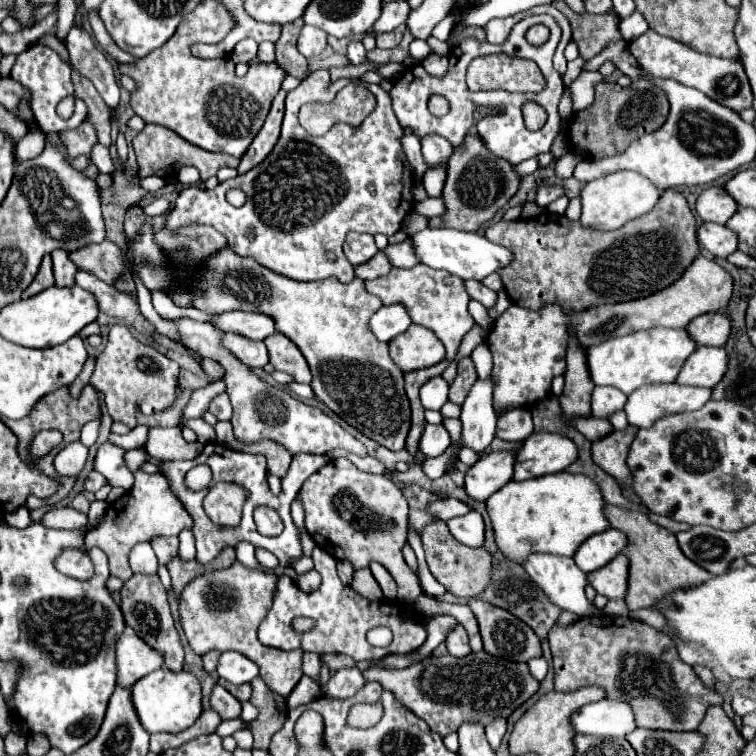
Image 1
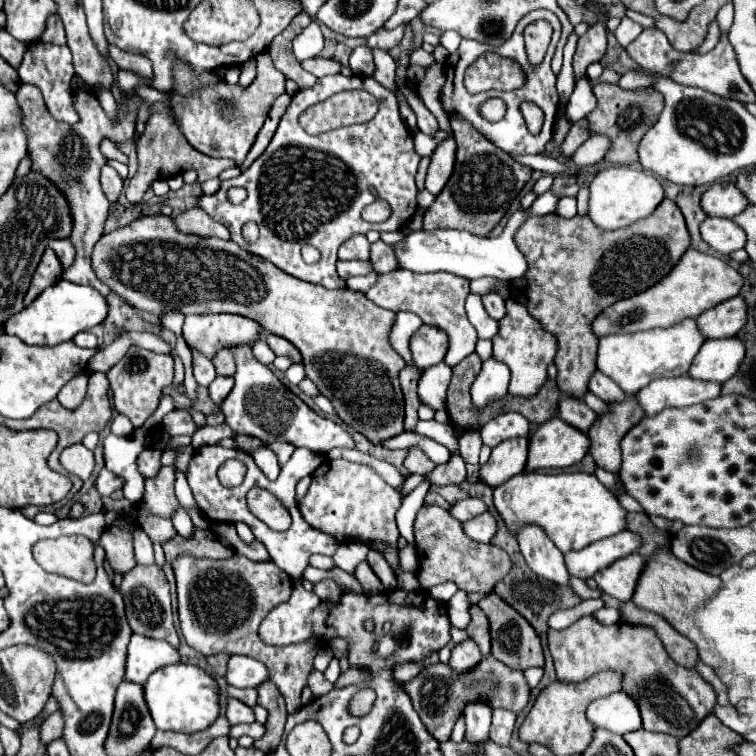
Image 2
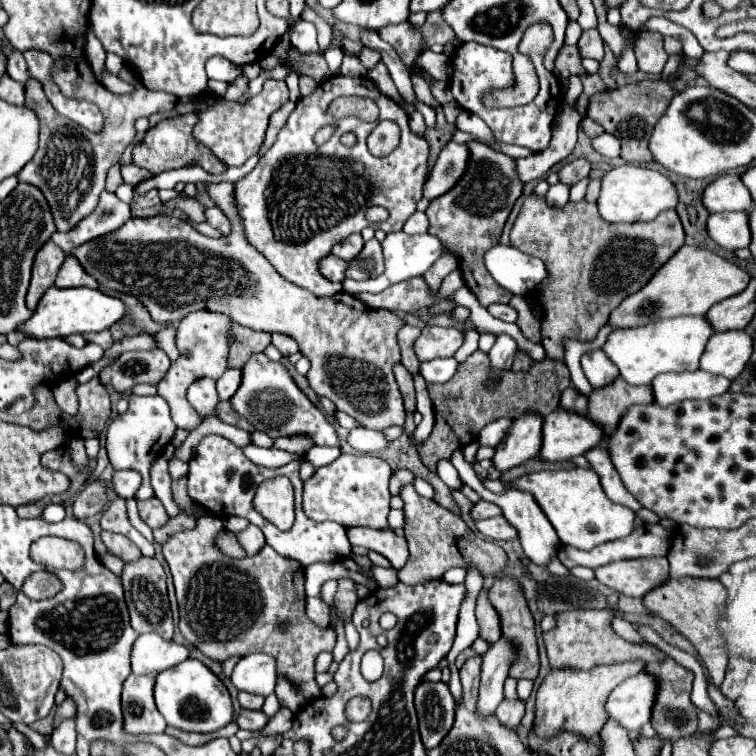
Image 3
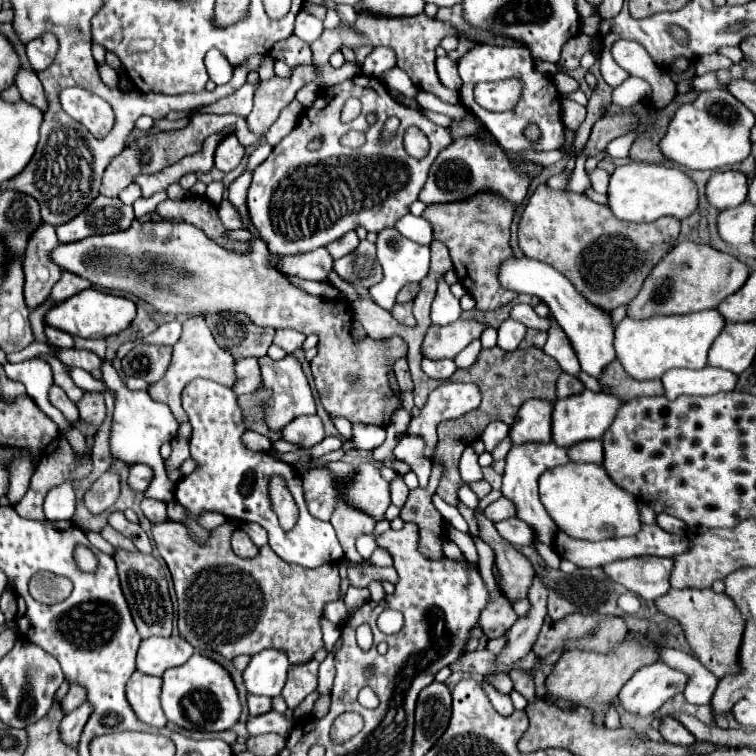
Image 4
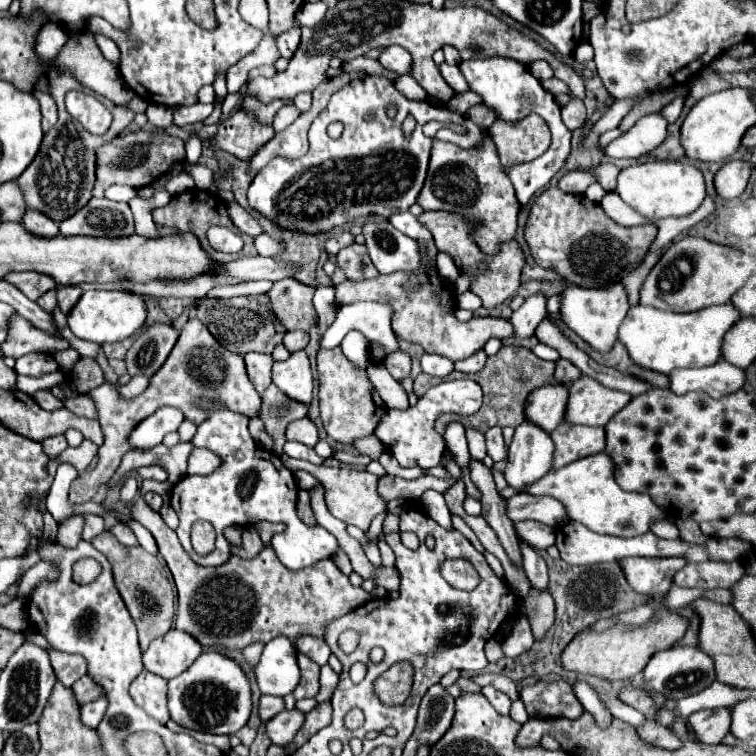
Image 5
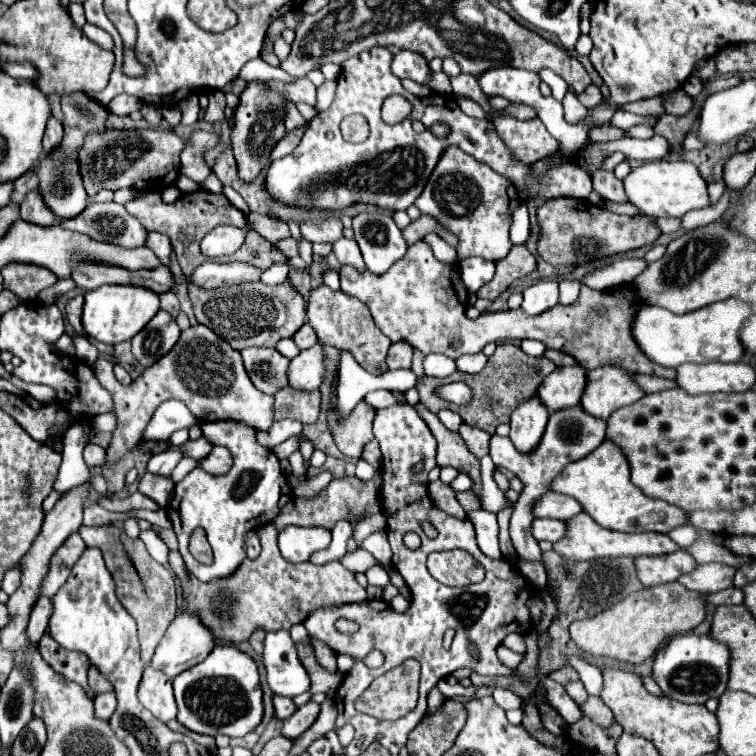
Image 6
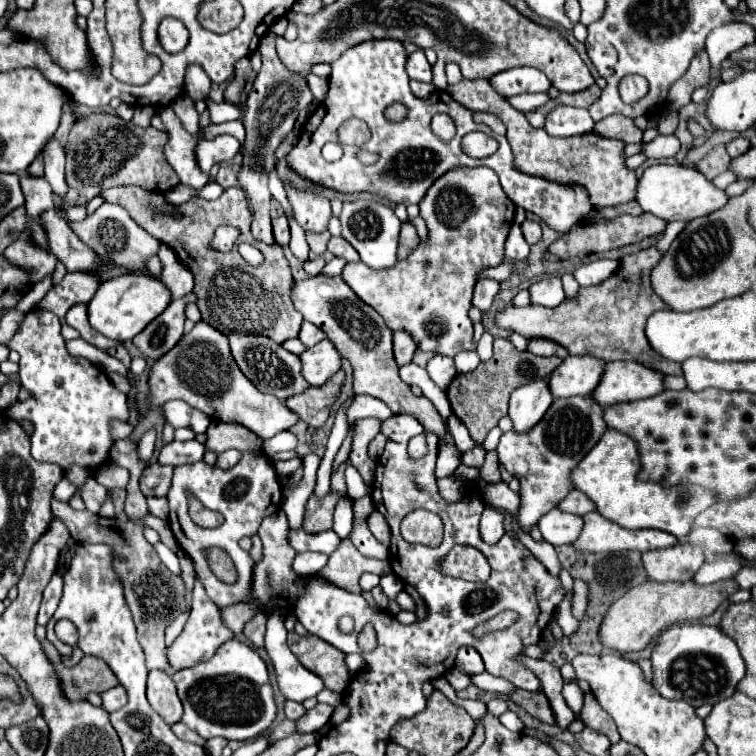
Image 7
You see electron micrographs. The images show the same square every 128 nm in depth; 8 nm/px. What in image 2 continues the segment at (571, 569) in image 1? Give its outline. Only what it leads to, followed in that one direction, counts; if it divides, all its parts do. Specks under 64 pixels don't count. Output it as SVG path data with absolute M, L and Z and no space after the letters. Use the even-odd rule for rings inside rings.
M536 526L522 528L518 536L518 544L532 572L554 584L570 586L570 572L566 568L564 554L552 544L552 540L548 540L548 536L544 536L540 528ZM606 606L606 608L602 608L602 610L596 610L592 616L594 616L598 622L602 622L602 624L614 624L614 622L620 620L618 610L616 610L616 608L610 608L610 606Z

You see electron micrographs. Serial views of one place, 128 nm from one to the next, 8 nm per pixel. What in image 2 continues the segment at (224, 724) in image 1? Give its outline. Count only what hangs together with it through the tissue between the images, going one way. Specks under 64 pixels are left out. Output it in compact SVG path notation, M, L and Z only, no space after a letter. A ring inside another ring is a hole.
M252 722L252 724L236 724L230 728L230 738L240 738L240 736L250 736L254 740L258 740L260 736L264 734L264 726L258 724L258 722Z

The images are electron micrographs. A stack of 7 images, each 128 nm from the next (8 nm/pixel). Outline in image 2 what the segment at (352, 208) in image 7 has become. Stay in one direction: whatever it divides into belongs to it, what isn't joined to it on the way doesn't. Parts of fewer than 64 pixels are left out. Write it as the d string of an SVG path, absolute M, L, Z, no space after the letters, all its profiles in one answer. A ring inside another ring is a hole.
M552 192L542 194L540 198L534 200L534 204L528 210L518 210L510 216L508 226L504 228L504 232L498 238L478 238L470 232L462 232L462 230L418 230L418 232L410 232L402 242L394 244L396 256L398 256L398 264L400 268L408 268L412 272L450 272L468 280L480 278L480 276L494 276L494 278L502 278L506 282L514 280L514 278L522 278L522 274L526 272L526 260L522 256L522 252L516 248L514 244L514 234L516 230L524 224L524 220L528 220L530 216L544 216L544 214L552 214L556 208L558 198ZM354 276L352 280L348 280L348 288L352 290L360 290L360 292L366 292L368 286L372 286L376 282L376 276Z

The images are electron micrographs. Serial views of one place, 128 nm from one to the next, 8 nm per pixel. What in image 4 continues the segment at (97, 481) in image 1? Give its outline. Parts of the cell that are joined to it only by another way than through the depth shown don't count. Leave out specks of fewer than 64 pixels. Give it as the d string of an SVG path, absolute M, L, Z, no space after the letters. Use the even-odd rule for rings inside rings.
M134 464L134 466L130 466L130 470L128 470L128 488L130 488L132 492L144 492L144 488L146 488L148 482L150 482L150 478L152 478L152 470L150 470L148 466L144 466L144 464Z

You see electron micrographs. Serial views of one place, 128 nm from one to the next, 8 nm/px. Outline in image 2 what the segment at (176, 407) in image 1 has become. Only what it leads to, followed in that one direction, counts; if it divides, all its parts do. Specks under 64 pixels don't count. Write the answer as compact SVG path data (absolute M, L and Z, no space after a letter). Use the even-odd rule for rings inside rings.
M198 386L198 388L196 388L196 400L192 400L192 410L200 410L200 412L204 412L204 414L210 414L210 412L216 412L218 408L220 408L218 404L212 404L212 402L208 400L206 388Z

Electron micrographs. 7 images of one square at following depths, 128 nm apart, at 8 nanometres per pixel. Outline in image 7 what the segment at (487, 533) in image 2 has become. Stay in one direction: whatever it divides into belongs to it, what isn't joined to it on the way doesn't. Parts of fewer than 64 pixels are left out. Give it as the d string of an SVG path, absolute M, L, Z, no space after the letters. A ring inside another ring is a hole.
M554 508L540 518L538 528L540 528L544 540L550 542L552 546L572 544L582 530L582 518Z

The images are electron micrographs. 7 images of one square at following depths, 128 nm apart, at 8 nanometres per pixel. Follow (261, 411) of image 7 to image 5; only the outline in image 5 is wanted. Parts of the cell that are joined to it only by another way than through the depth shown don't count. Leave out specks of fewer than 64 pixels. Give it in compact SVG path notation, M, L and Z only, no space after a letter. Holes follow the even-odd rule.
M192 318L186 322L174 350L164 362L164 368L160 368L160 372L156 372L156 376L150 378L150 386L146 388L146 392L142 392L132 400L124 400L120 398L116 388L104 382L102 386L86 392L86 396L90 396L96 404L98 420L104 432L104 444L98 450L98 458L100 458L98 466L92 472L84 472L84 476L80 474L72 482L72 488L70 488L72 502L88 502L96 494L98 486L106 484L112 478L124 452L130 450L130 444L126 440L128 432L160 406L174 406L182 410L184 418L194 424L200 424L200 420L204 420L204 412L192 406L192 400L198 396L220 396L220 400L224 400L228 408L234 408L234 412L244 412L250 418L258 416L258 408L260 408L260 394L252 388L252 382L246 376L242 356L226 352L198 318Z

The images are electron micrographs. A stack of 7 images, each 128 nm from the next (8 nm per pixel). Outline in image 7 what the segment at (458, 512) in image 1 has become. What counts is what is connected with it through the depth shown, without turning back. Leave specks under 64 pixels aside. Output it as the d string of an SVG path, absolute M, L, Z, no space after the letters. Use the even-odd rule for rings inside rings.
M572 490L564 500L560 500L560 504L556 508L562 510L562 512L570 512L570 514L584 516L584 514L588 514L588 512L594 510L594 504L582 492Z

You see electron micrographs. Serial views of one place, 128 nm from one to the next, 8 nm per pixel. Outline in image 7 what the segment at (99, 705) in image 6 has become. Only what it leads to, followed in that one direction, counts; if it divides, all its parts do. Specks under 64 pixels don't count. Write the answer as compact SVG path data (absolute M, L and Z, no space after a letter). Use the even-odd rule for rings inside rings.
M120 684L114 686L112 690L106 690L106 692L102 694L102 706L104 706L108 712L116 712L116 710L120 710L124 704L126 704L126 692L124 692L124 688L122 688Z

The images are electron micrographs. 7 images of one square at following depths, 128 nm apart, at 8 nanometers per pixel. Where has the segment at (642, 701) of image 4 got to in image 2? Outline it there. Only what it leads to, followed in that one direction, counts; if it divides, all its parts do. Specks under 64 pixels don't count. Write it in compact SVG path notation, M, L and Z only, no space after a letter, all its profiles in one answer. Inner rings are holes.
M614 692L608 698L594 700L588 706L586 716L596 728L606 728L620 736L642 728L642 718L640 718L638 706L624 692Z

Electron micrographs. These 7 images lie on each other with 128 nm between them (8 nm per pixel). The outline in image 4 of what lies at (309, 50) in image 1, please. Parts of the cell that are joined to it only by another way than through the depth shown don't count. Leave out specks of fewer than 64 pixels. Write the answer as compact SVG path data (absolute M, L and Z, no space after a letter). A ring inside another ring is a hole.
M302 10L296 16L296 28L294 28L294 36L298 36L300 40L304 40L306 44L312 44L314 40L320 38L320 34L324 32L322 20L310 16L306 10Z

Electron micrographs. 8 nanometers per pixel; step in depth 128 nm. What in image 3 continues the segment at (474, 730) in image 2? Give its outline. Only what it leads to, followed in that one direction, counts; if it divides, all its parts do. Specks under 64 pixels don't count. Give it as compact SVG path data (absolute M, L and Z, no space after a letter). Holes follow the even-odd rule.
M498 640L486 654L482 664L482 682L476 702L476 714L480 718L488 718L496 712L498 704L504 700L502 686L508 678L508 664L512 664L512 648Z

